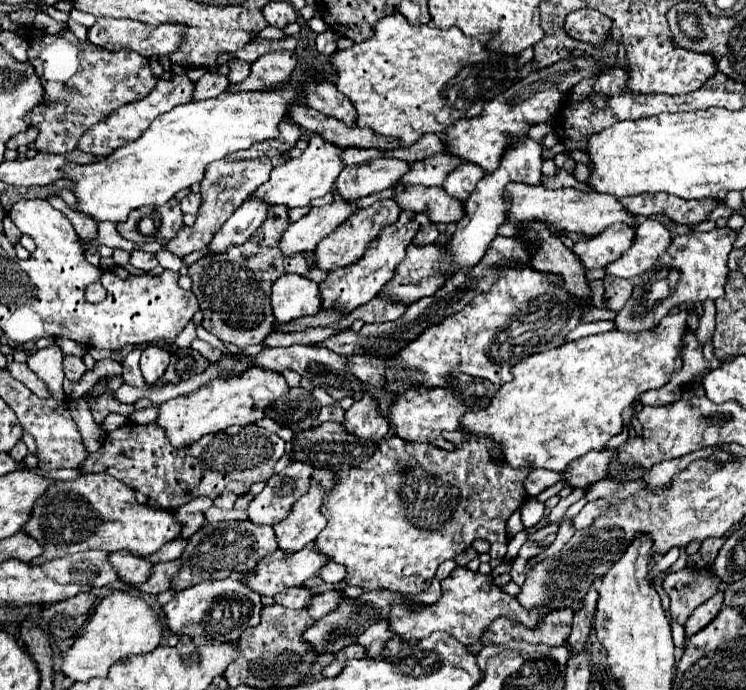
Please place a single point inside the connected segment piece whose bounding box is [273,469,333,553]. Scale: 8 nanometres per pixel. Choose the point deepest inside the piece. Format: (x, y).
(305, 522)

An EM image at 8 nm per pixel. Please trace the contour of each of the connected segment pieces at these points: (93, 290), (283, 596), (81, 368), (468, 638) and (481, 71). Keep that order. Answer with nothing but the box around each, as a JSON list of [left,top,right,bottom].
[[85,283,107,303],[275,587,313,609],[63,357,87,381],[389,567,545,645],[329,13,519,145]]

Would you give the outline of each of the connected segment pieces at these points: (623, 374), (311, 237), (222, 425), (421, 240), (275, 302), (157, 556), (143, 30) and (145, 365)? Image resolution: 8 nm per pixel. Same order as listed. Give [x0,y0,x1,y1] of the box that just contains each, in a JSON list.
[[461,311,687,471],[279,193,355,255],[157,369,289,449],[415,223,439,245],[271,275,321,323],[147,539,187,561],[87,19,185,57],[141,347,171,385]]

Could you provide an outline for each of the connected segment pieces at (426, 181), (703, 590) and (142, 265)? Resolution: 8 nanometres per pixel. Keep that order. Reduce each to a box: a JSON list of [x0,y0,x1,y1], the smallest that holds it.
[[395,153,459,187],[663,569,719,625],[131,251,159,271]]

